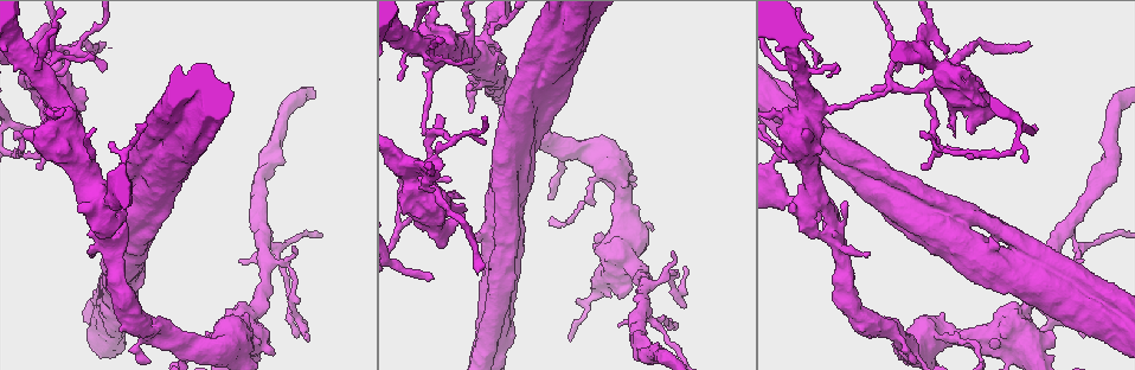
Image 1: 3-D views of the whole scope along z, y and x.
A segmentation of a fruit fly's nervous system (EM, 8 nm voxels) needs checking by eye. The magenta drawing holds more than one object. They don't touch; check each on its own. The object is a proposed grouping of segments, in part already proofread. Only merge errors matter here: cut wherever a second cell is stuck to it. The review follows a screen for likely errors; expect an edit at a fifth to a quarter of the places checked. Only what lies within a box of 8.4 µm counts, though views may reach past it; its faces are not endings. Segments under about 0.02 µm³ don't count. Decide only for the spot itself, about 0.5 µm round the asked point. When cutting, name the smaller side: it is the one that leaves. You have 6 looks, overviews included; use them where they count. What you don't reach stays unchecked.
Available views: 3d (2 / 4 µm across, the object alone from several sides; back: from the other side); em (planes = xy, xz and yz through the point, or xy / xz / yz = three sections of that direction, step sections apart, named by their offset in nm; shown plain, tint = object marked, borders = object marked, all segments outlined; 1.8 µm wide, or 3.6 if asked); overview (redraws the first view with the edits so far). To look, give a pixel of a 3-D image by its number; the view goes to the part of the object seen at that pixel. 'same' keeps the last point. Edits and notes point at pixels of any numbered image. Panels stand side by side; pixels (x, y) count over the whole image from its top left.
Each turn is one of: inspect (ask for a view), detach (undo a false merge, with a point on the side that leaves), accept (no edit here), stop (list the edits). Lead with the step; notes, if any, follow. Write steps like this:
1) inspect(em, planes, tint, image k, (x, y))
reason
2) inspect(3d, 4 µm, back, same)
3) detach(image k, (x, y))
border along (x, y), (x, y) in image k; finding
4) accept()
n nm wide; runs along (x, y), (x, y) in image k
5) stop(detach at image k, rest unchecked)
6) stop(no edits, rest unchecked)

inspect(3d, 2 µm, image 1, (802, 73))
arms part here

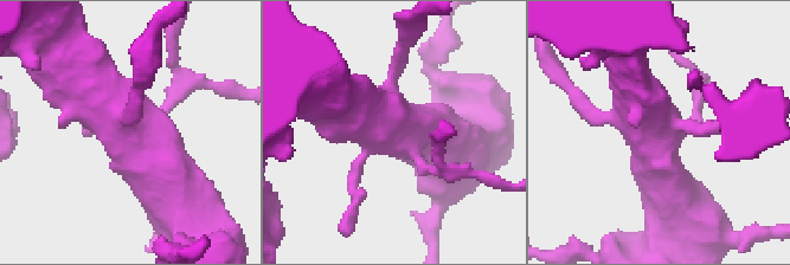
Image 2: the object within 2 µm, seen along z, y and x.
inspect(em, xz, step 8, tint, image 2, (134, 135))
now the EM

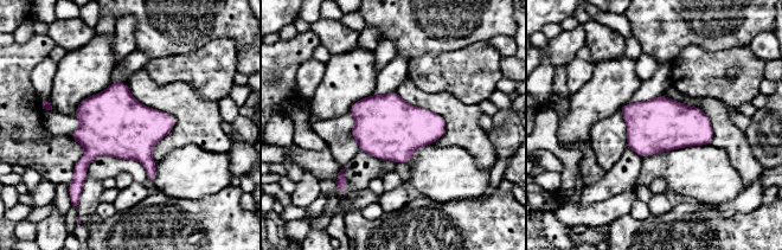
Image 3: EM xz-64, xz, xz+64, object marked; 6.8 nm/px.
inspect(em, planes, tint, same)

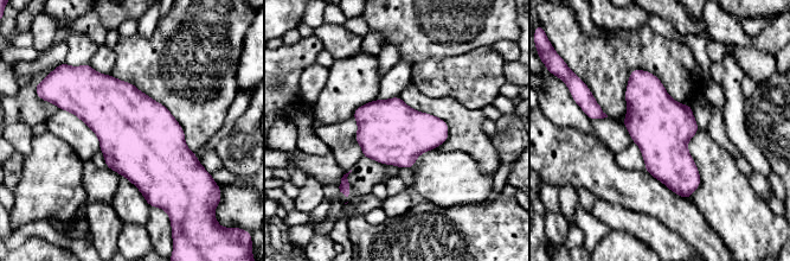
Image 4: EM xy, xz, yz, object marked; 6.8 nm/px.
accept()
400 nm wide; continuous, no second cell

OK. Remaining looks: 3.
inspect(3d, 4 µm, image 1, (948, 85))
sharp bend

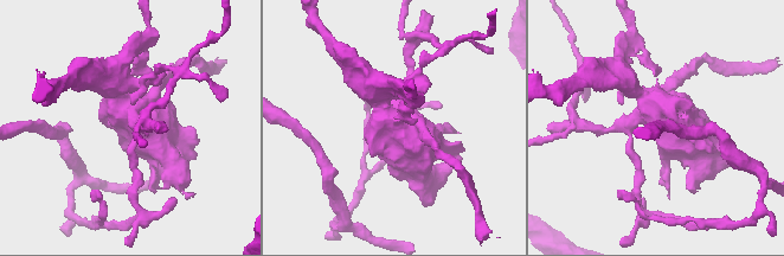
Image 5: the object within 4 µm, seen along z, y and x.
inspect(em, 3.6 µm, planes, tint, image 5, (658, 117))

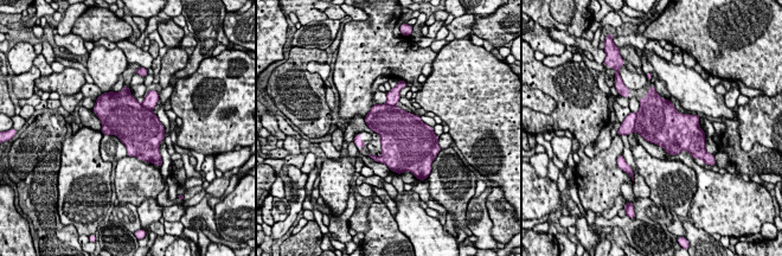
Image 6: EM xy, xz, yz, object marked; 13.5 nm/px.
detach(image 6, (652, 122))
border along (636, 113), (633, 130) in image 6; a second cell is stuck on

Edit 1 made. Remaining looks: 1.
inspect(em, 3.6 µm, planes, tint, image 1, (1006, 353))
thick turns thin

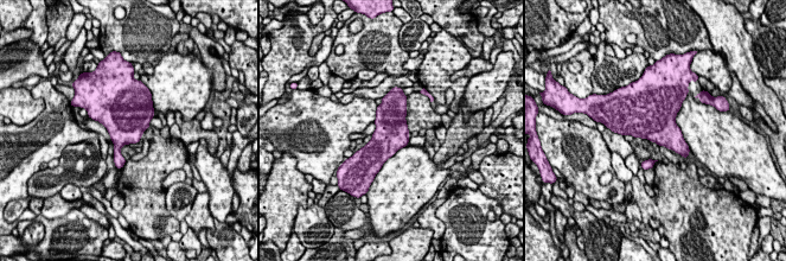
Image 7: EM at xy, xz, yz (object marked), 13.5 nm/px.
accept()
460 nm wide; one cell here

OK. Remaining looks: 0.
stop(detach at image 6, rest unchecked)

